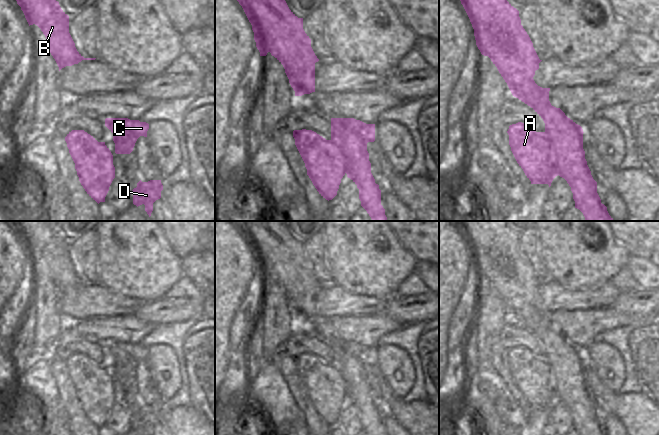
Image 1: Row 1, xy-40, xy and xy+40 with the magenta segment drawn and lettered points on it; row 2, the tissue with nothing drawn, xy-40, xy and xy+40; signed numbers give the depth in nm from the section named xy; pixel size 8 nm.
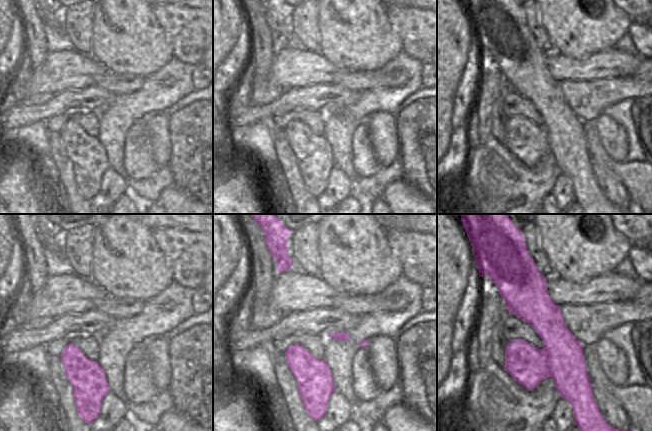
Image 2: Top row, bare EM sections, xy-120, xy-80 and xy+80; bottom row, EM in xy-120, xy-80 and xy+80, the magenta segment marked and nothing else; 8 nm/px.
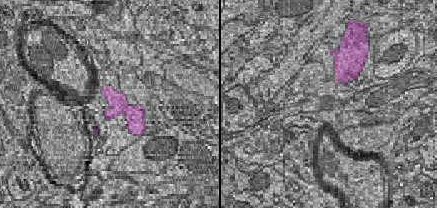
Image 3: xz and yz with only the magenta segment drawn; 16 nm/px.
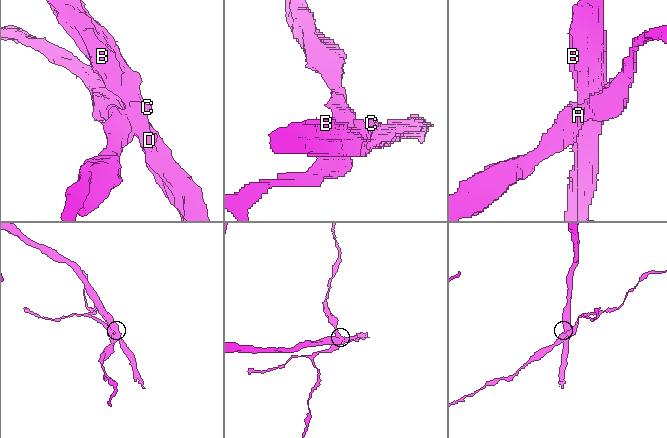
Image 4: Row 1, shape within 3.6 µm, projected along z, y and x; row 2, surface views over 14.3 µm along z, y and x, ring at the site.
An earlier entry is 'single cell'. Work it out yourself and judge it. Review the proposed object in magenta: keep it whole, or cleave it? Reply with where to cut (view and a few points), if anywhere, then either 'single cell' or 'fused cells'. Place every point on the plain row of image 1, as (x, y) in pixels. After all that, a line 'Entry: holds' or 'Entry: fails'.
cut xy+40 (545, 355), (556, 379), (556, 396), (558, 398); fused cells
Entry: fails

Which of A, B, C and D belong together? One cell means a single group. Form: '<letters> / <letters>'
A / B C D

